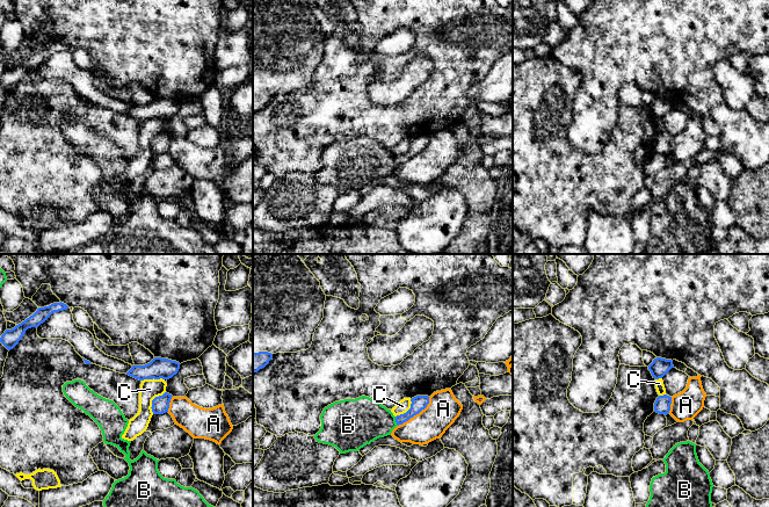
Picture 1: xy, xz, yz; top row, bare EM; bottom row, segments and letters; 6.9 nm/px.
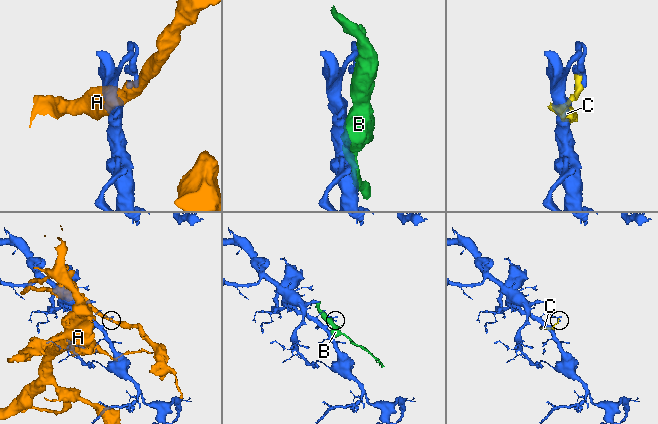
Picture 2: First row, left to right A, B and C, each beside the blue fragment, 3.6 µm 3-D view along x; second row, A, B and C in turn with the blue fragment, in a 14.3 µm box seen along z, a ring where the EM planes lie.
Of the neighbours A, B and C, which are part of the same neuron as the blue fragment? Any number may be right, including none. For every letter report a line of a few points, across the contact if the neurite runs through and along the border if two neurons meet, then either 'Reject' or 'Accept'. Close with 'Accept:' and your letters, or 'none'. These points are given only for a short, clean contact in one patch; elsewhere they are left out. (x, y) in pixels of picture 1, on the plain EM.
A: Reject
B: Reject
C: Reject
Accept: none

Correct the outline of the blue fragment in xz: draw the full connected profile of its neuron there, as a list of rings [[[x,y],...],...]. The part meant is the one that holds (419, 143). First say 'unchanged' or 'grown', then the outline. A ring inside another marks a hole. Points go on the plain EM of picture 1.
unchanged; [[[416,136],[412,138],[411,142],[411,149],[406,153],[396,157],[396,162],[398,166],[408,161],[411,158],[413,158],[414,155],[419,154],[422,150],[425,150],[429,144],[429,137]]]

